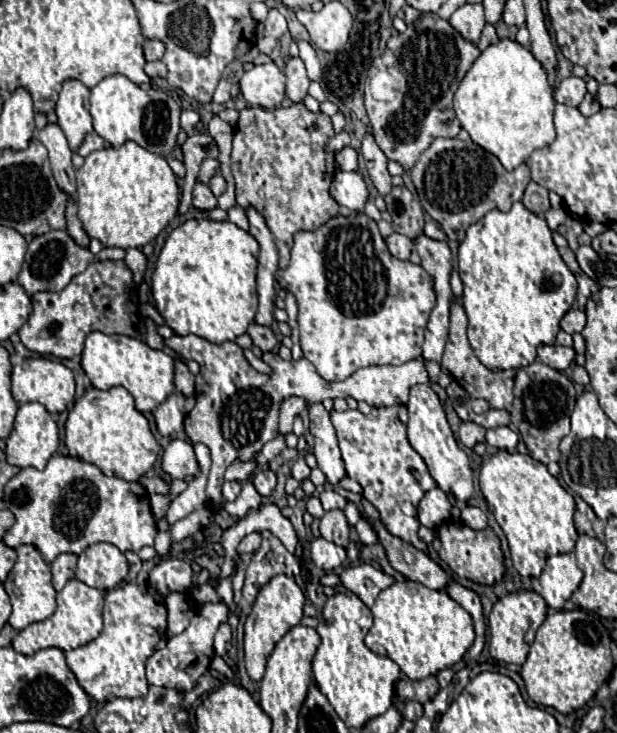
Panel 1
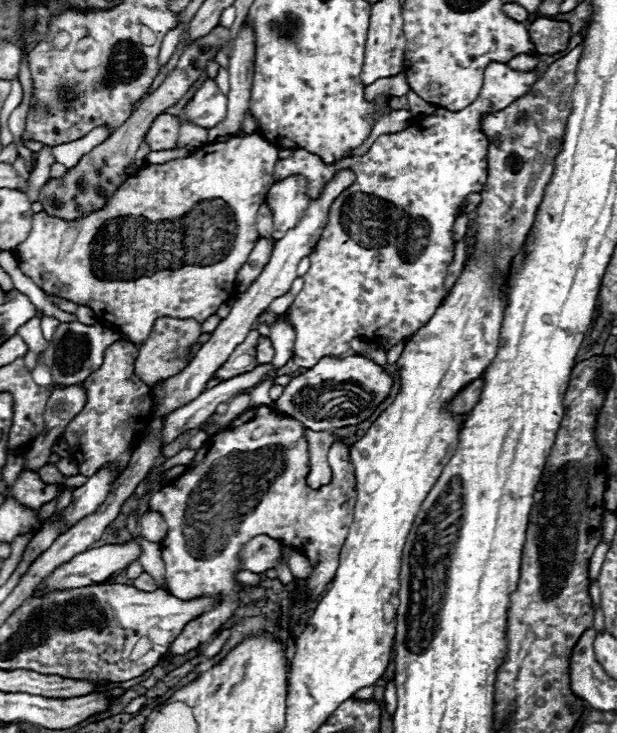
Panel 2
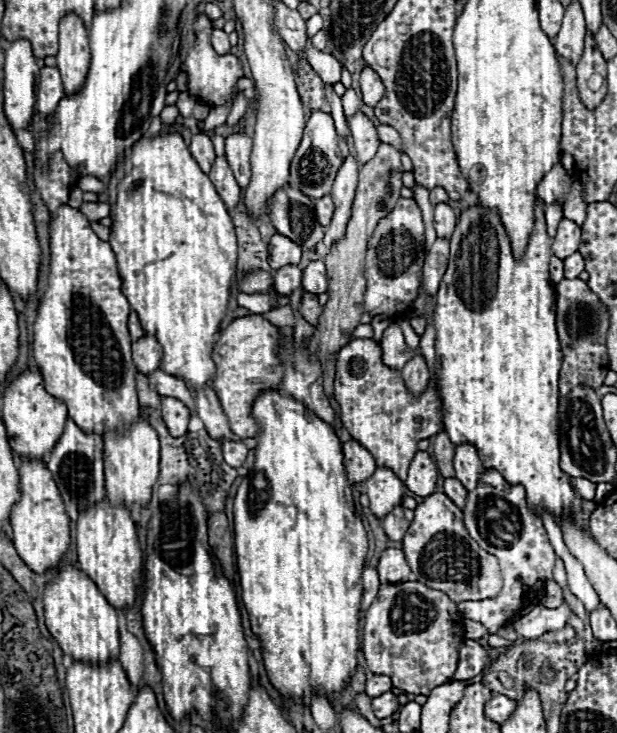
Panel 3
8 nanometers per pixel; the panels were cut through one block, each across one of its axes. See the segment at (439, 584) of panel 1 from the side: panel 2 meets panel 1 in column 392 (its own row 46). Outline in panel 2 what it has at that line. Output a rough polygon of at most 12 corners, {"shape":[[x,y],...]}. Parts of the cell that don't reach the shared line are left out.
{"shape":[[538,18],[528,26],[540,54],[568,48],[570,24]]}

